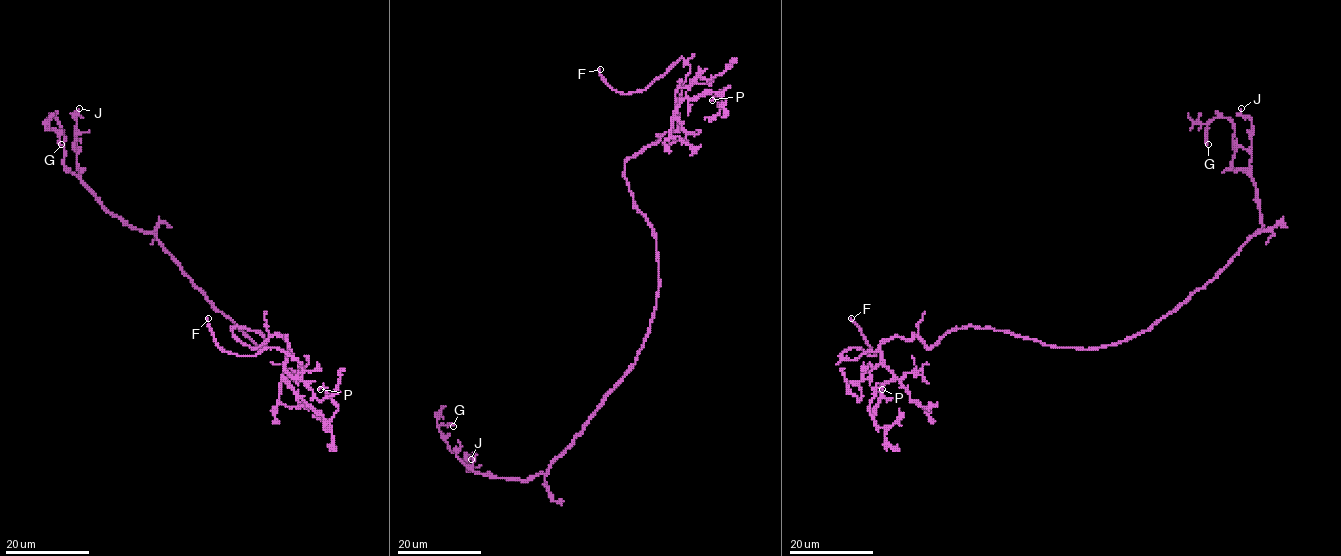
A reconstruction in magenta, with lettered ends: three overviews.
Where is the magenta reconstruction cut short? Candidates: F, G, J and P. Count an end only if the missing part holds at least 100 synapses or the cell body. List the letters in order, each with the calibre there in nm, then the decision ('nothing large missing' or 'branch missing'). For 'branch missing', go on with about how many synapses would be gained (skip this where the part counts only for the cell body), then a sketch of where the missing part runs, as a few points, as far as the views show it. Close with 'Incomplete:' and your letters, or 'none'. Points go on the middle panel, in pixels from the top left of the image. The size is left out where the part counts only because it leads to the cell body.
F: 180 nm | branch missing
G: 150 nm | nothing large missing
J: 150 nm | nothing large missing
P: 100 nm | nothing large missing
Incomplete: F

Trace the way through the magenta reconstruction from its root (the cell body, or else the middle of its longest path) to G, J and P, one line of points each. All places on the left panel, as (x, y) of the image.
G: (260, 348), (213, 306), (154, 234), (114, 216), (64, 167), (64, 134), (50, 118), (61, 144)
J: (260, 348), (213, 306), (154, 234), (131, 228), (114, 216), (82, 181), (77, 162), (75, 116), (79, 108)
P: (260, 348), (257, 331), (232, 328), (252, 348), (286, 336), (283, 378), (328, 423), (338, 407), (320, 389)

